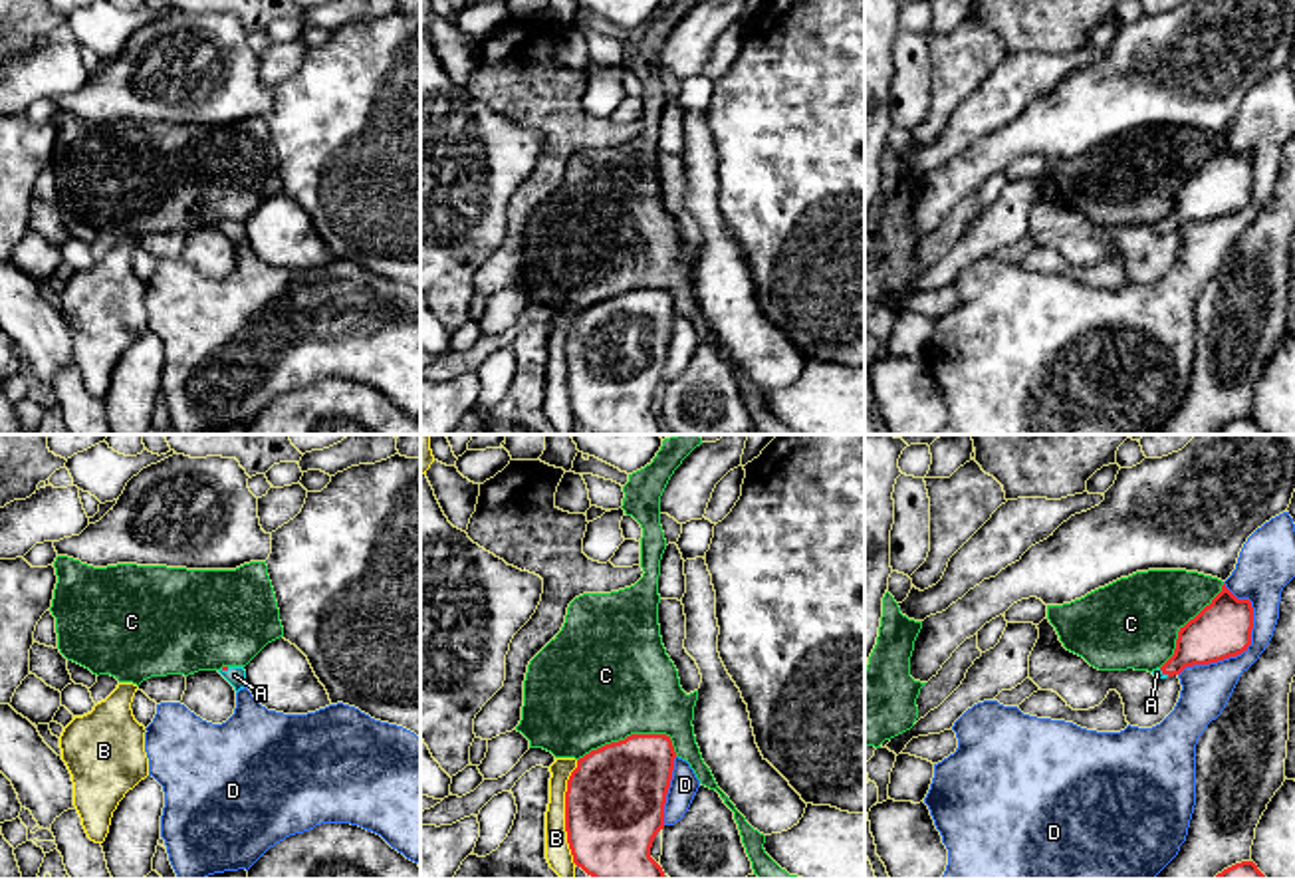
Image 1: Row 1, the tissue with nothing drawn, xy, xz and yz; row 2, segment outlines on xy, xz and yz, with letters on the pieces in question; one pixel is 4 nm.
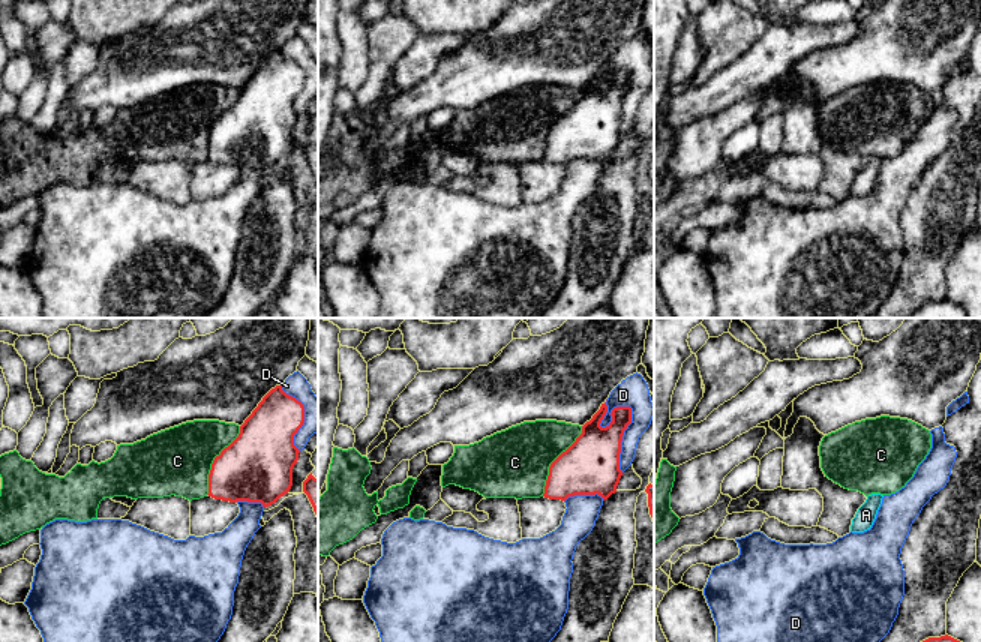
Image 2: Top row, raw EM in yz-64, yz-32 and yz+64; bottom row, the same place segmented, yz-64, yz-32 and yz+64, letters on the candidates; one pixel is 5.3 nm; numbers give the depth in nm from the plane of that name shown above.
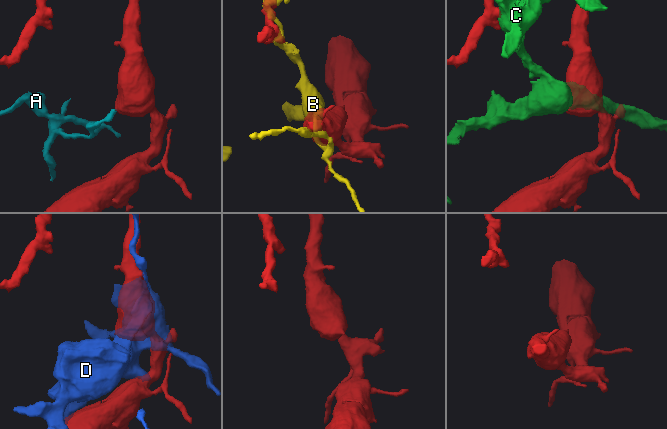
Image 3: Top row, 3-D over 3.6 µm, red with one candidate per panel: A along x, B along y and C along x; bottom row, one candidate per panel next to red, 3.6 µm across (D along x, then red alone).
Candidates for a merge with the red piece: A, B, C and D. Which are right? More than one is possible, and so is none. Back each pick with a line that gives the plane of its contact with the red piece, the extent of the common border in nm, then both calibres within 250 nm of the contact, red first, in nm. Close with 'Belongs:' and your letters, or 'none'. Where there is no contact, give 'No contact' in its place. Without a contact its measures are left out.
A: Touches red in yz. Shared border 50 nm. Thickness 220 nm (red) against 40 nm
Belongs: A

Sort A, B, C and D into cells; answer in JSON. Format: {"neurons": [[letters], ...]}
{"neurons": [["A"], ["B"], ["C"], ["D"]]}

